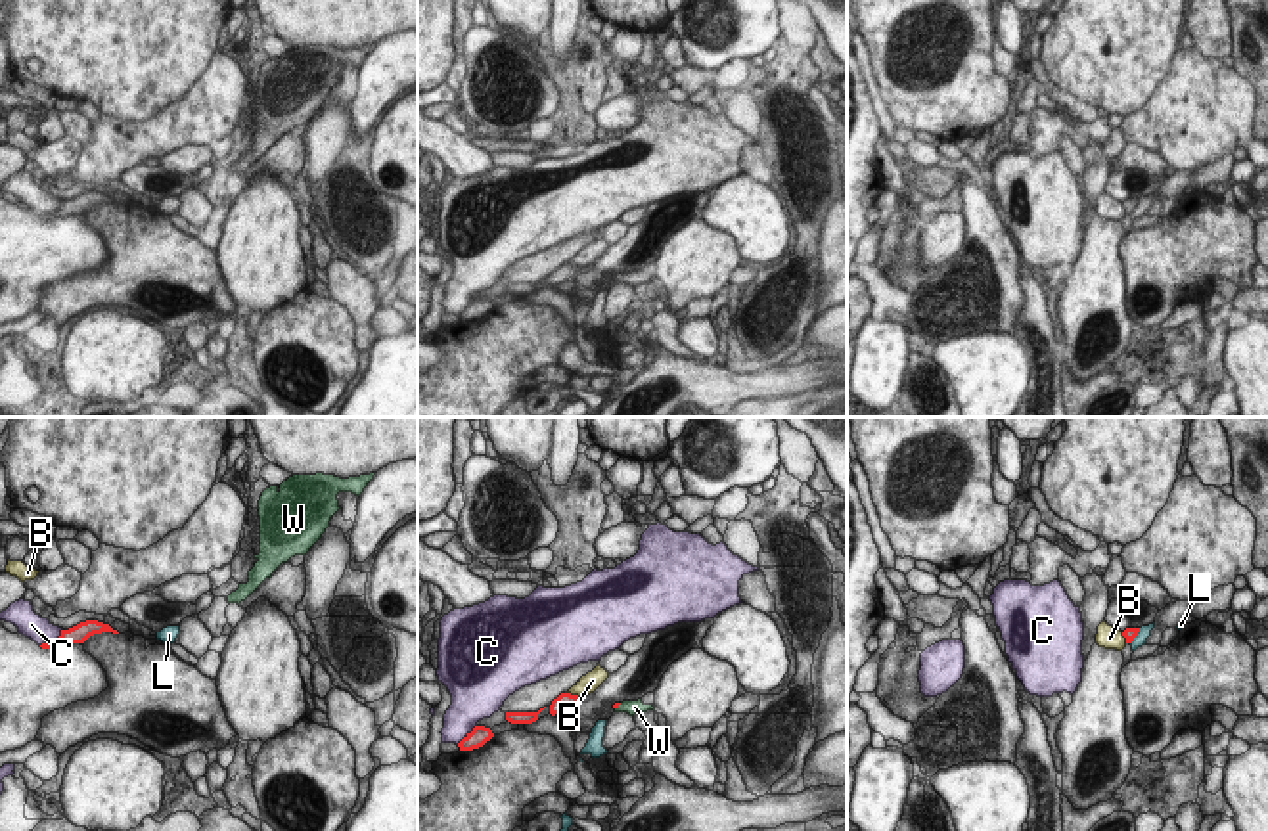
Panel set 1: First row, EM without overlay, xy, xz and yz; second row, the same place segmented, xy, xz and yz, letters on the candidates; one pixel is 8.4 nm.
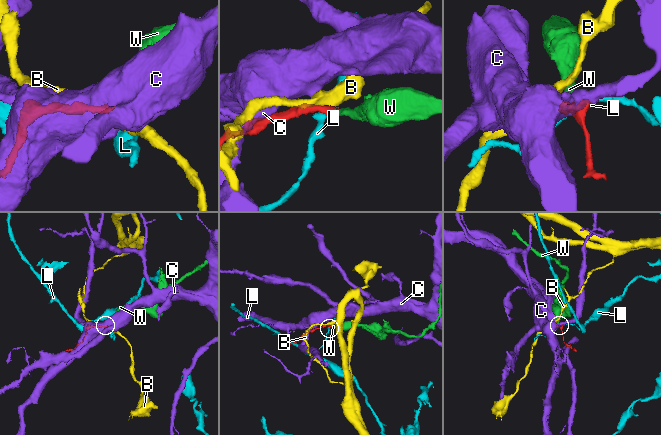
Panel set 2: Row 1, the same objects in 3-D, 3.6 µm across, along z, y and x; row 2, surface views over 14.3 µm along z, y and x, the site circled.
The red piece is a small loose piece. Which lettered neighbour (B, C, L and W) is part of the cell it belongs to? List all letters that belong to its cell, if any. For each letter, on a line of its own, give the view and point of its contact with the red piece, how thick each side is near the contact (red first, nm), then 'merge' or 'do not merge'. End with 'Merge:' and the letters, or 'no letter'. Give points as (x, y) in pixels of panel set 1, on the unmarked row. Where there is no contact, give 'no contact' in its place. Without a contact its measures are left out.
B: meets red in xz at (575, 267); 160 nm thick on the red side, 160 nm on the other; do not merge
C: meets red in xy at (54, 211); 160 nm thick on the red side, 220 nm on the other; do not merge
L: meets red in yz at (1136, 205); 100 nm thick on the red side, 100 nm on the other; do not merge
W: meets red in xz at (617, 278); 50 nm thick on the red side, 130 nm on the other; merge
Merge: W

